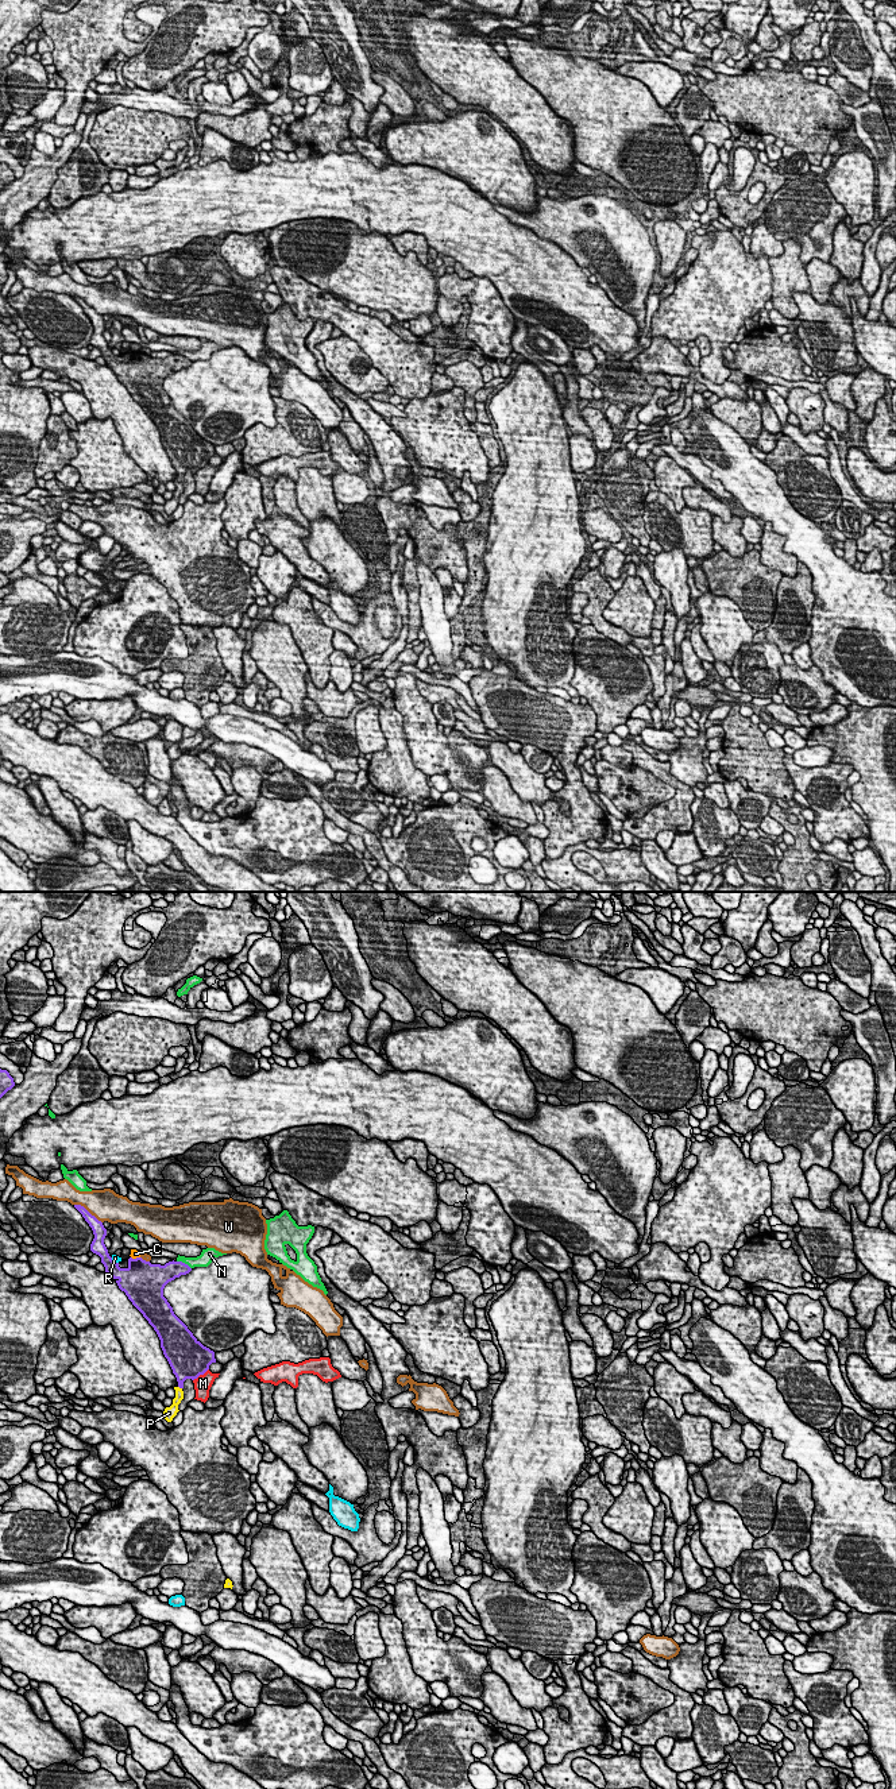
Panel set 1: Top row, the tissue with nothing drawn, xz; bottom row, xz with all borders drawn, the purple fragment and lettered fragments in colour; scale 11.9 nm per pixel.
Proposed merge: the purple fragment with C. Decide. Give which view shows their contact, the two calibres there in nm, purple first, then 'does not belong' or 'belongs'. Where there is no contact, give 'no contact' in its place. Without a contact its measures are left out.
contact in xz; calibres 420 and 100 nm; does not belong

